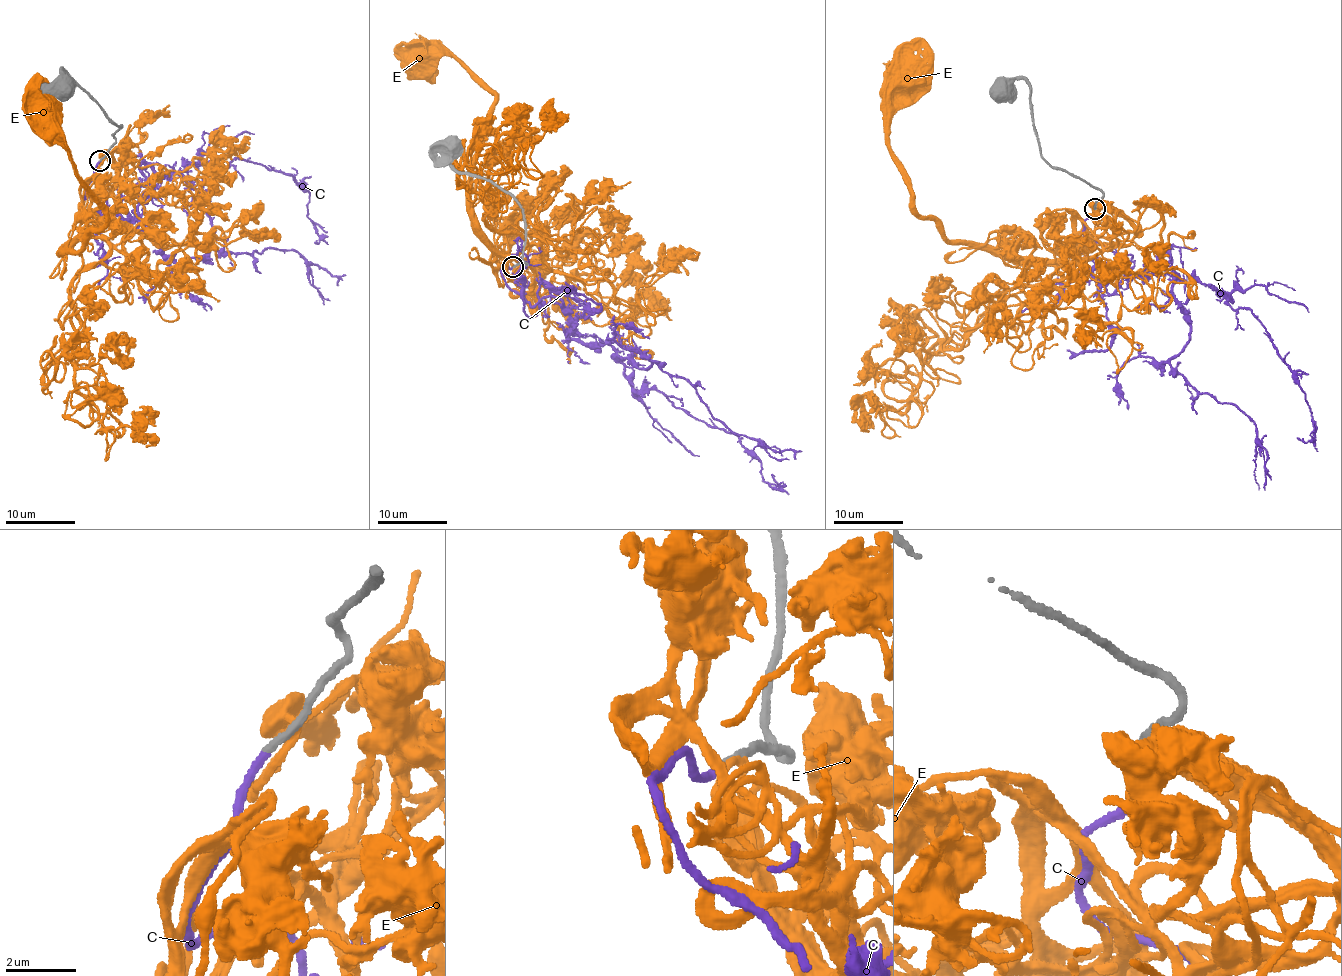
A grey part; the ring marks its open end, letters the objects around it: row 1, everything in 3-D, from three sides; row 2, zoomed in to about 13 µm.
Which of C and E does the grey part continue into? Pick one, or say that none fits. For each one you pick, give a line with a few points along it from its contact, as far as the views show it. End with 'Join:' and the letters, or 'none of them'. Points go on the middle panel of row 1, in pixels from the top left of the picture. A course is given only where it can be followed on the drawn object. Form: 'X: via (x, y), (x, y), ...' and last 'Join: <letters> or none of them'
C: via (514, 267), (502, 276), (532, 305), (563, 303), (566, 336), (682, 376), (715, 418), (789, 460)
Join: C

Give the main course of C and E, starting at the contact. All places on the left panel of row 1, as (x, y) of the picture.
C: (101, 160), (84, 197), (132, 226), (140, 165), (176, 173), (215, 249), (295, 251), (330, 300)
E: (104, 158), (118, 147), (126, 172), (76, 222), (82, 234), (63, 255), (101, 227), (104, 204), (45, 119)

